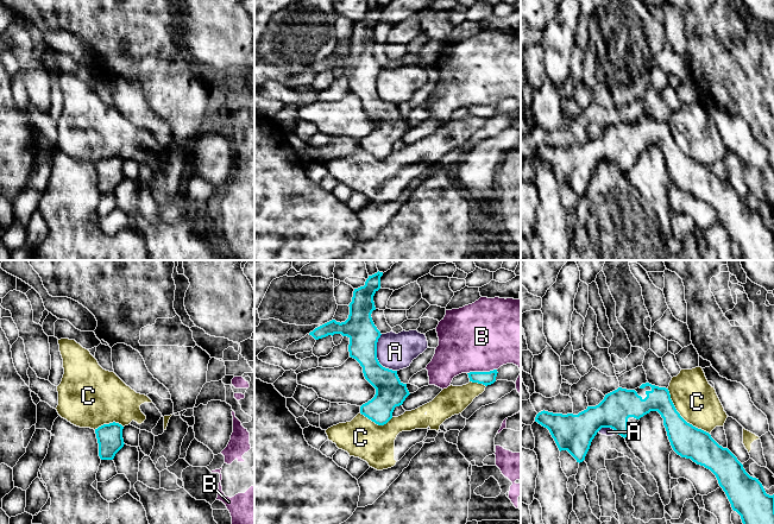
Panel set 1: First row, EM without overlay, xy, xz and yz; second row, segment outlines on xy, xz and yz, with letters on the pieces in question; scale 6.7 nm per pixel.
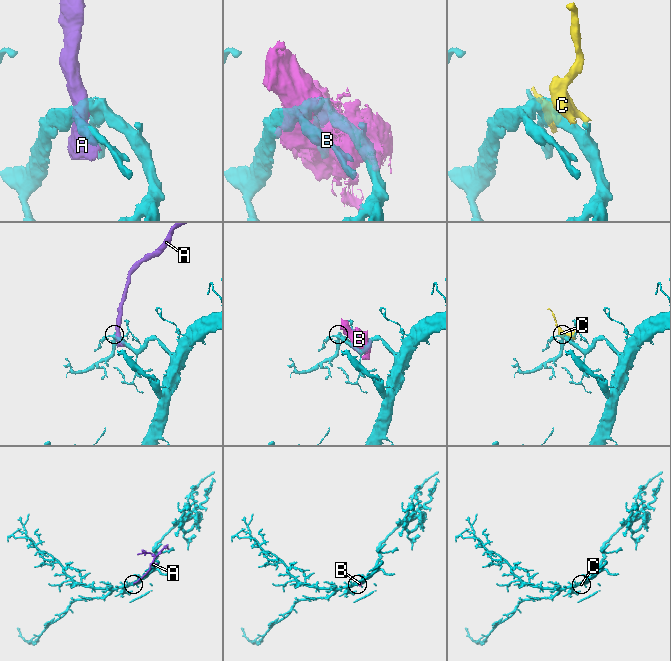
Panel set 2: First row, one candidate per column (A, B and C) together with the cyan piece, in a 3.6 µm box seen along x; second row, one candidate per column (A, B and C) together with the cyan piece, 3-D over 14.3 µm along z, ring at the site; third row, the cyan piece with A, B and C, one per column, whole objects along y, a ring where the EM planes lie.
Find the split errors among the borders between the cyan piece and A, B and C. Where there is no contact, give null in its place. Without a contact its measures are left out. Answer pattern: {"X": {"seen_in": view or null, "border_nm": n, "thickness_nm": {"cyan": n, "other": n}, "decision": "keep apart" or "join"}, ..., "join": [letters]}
{"A": {"seen_in": "xz", "border_nm": 280, "thickness_nm": {"cyan": 200, "other": 240}, "decision": "keep apart"}, "B": {"seen_in": "xz", "border_nm": 200, "thickness_nm": {"cyan": 100, "other": 480}, "decision": "keep apart"}, "C": {"seen_in": "yz", "border_nm": 420, "thickness_nm": {"cyan": 220, "other": 280}, "decision": "keep apart"}, "join": []}

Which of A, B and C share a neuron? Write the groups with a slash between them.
A / B / C

